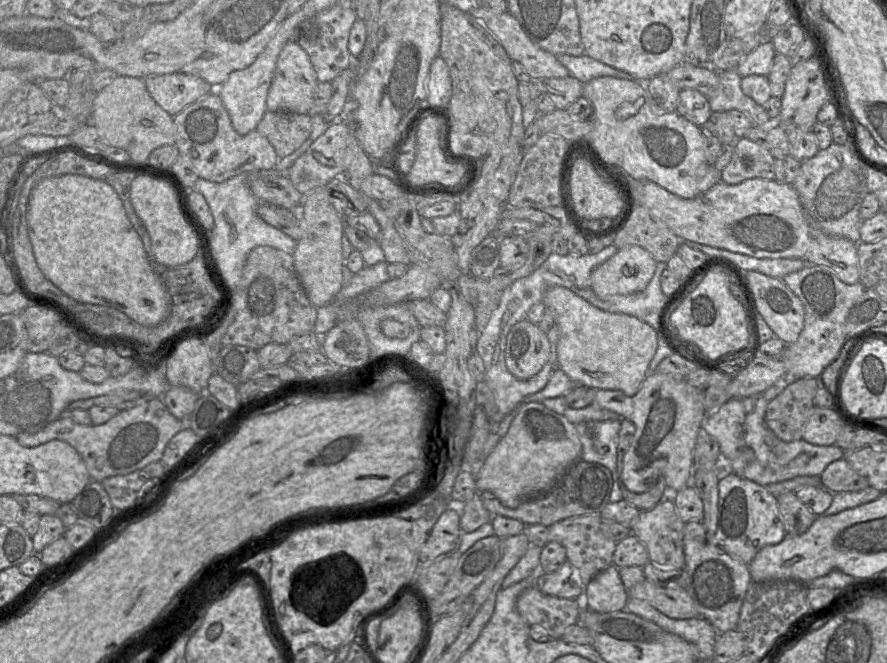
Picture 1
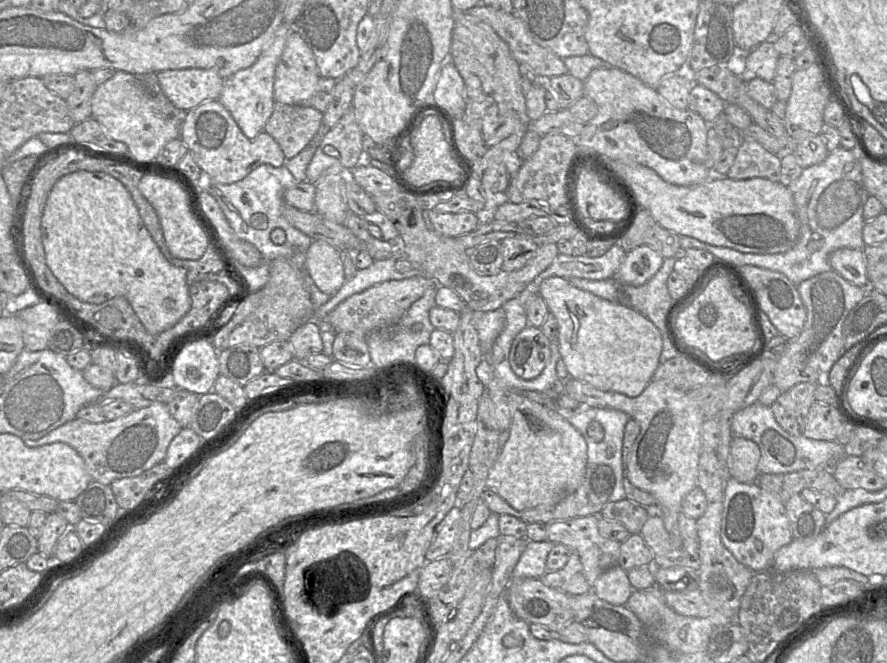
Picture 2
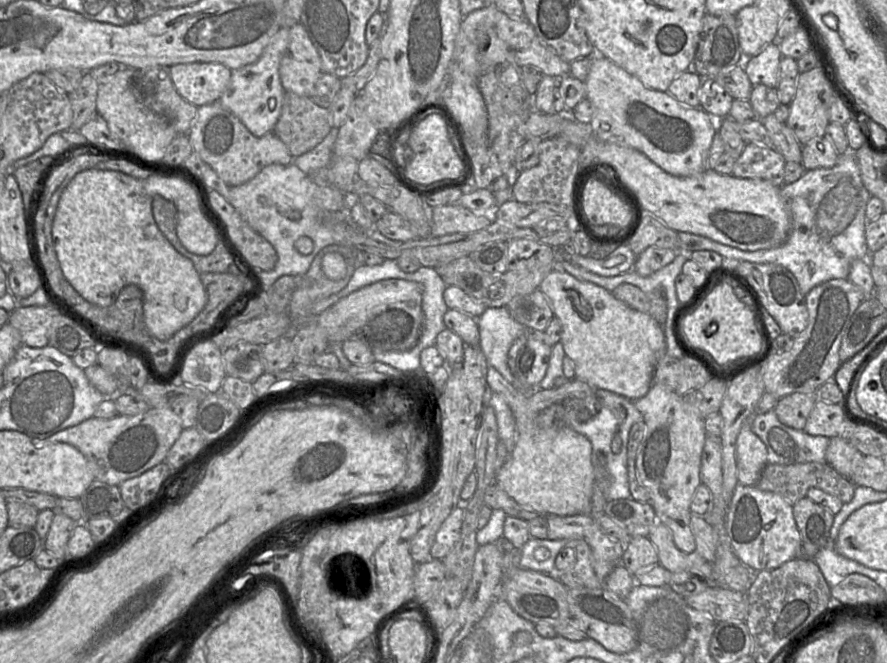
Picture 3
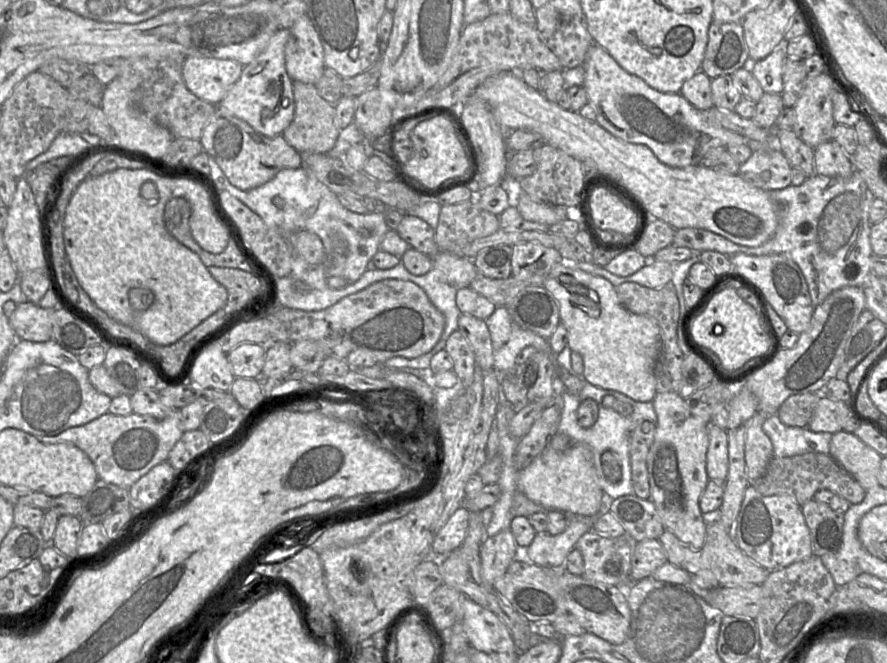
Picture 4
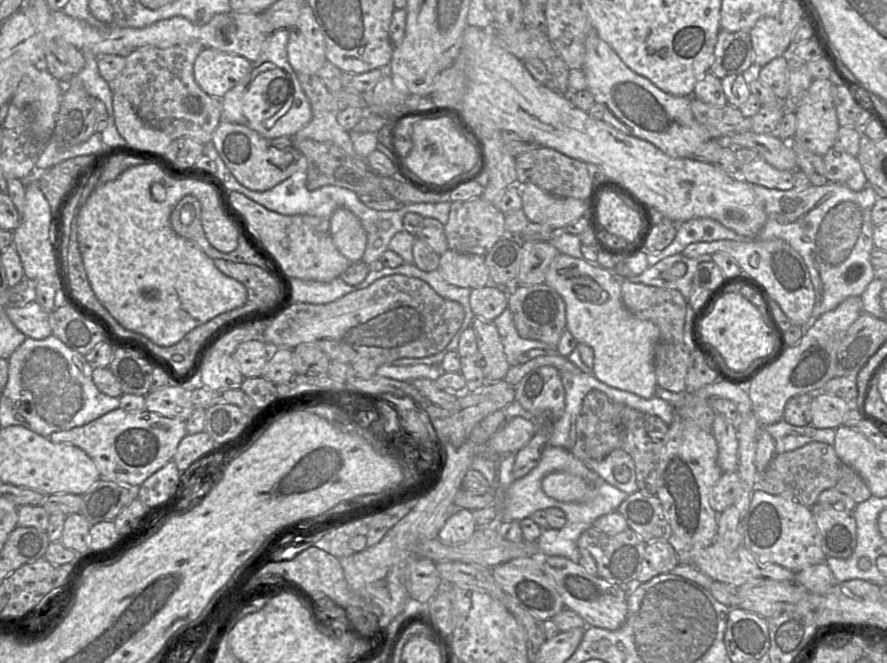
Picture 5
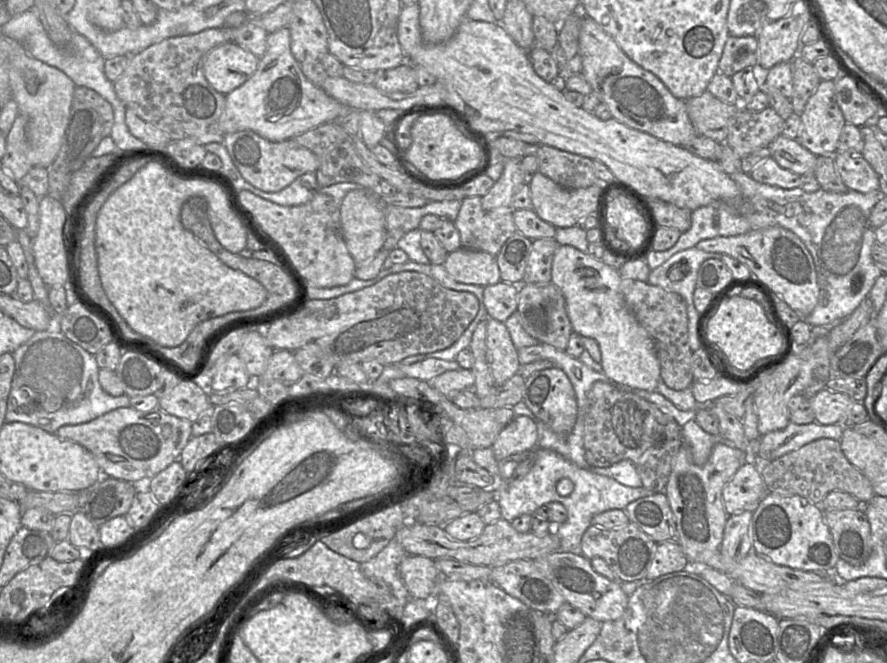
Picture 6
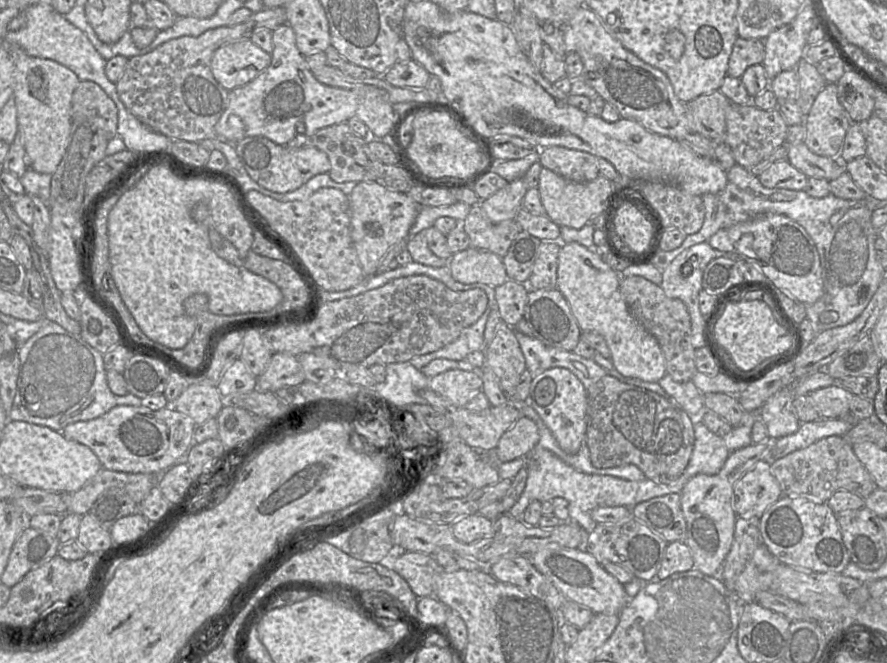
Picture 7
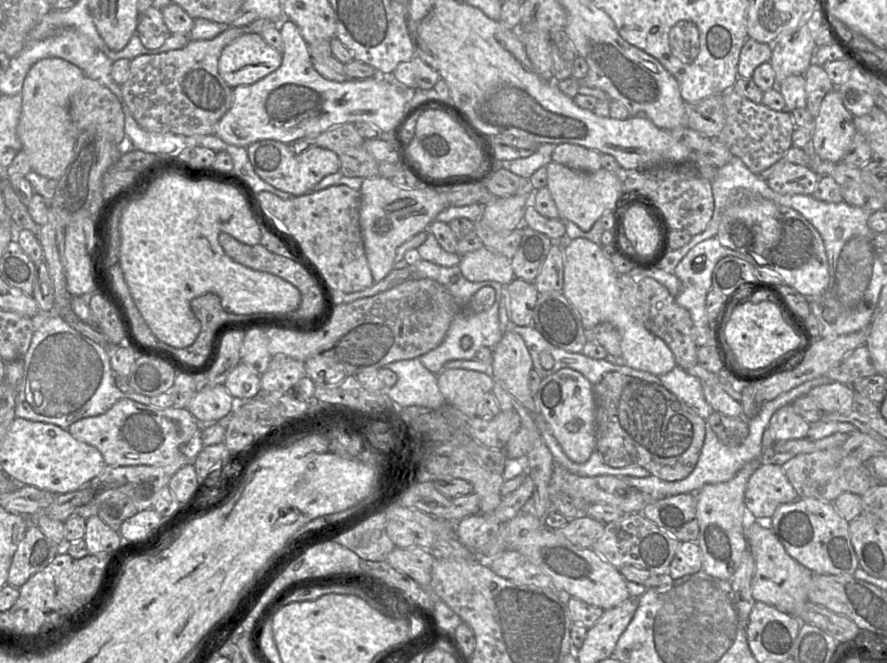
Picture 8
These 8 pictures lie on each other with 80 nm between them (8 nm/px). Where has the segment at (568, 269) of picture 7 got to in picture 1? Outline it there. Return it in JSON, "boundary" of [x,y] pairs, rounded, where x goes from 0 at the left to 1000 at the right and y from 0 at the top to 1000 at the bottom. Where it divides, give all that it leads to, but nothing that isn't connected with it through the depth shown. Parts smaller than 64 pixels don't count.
{"boundary":[[[634,431],[617,436],[611,456],[625,472],[629,492],[628,551],[651,579],[669,587],[698,588],[716,596],[731,567],[731,555],[742,523],[742,501],[722,481],[702,472],[678,468]]]}

